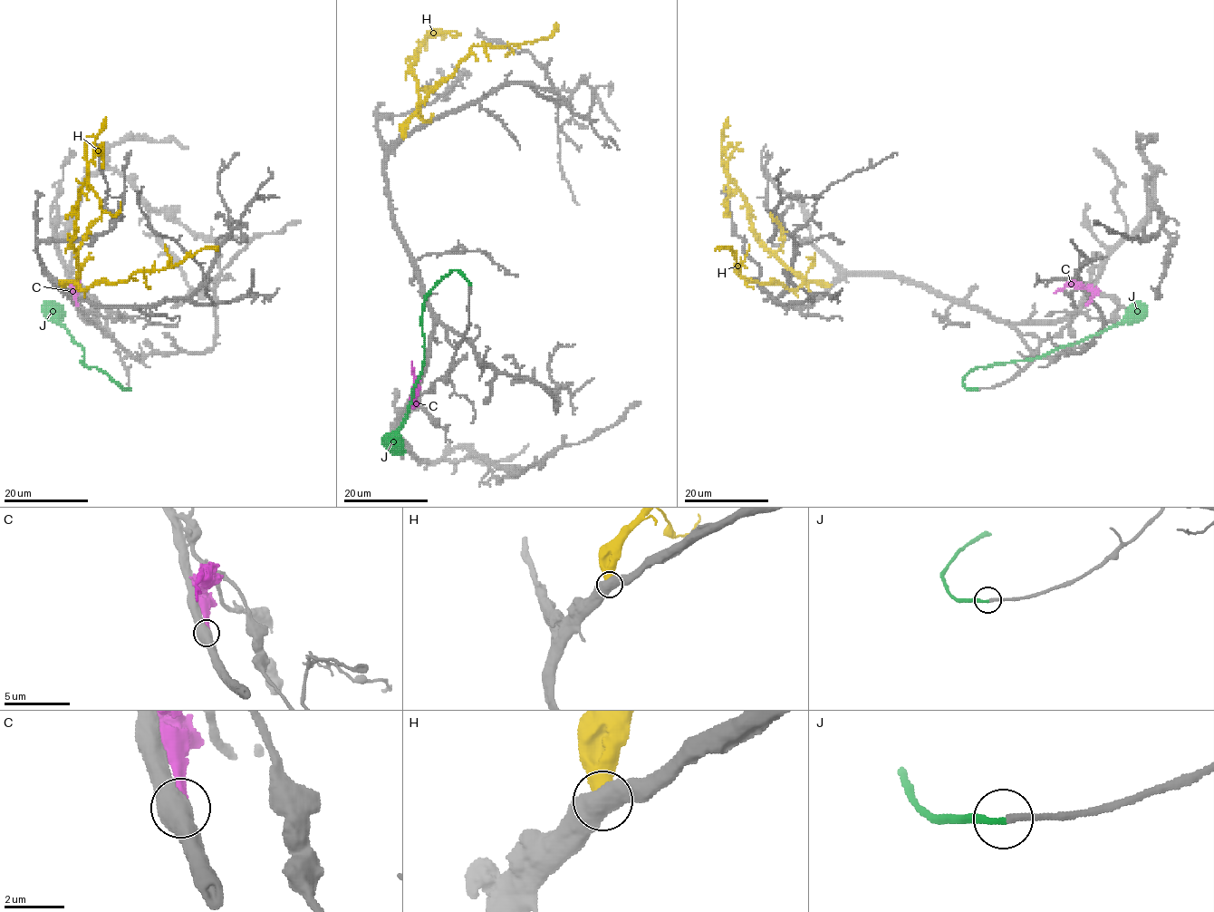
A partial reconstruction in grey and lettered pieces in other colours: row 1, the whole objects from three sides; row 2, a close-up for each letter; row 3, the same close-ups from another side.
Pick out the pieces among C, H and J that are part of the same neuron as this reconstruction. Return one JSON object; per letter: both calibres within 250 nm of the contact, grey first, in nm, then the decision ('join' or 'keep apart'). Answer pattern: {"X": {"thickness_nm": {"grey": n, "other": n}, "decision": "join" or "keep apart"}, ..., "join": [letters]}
{"C": {"thickness_nm": {"grey": 550, "other": 500}, "decision": "keep apart"}, "H": {"thickness_nm": {"grey": 600, "other": 600}, "decision": "keep apart"}, "J": {"thickness_nm": {"grey": 240, "other": 200}, "decision": "join"}, "join": ["J"]}

